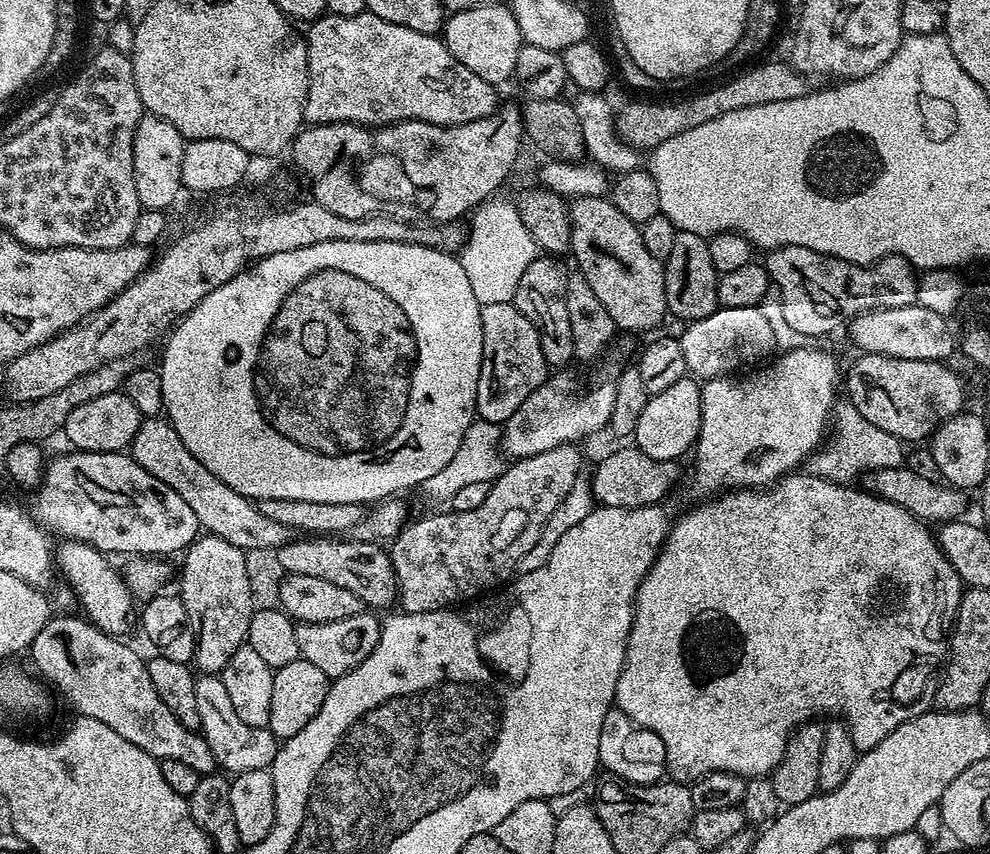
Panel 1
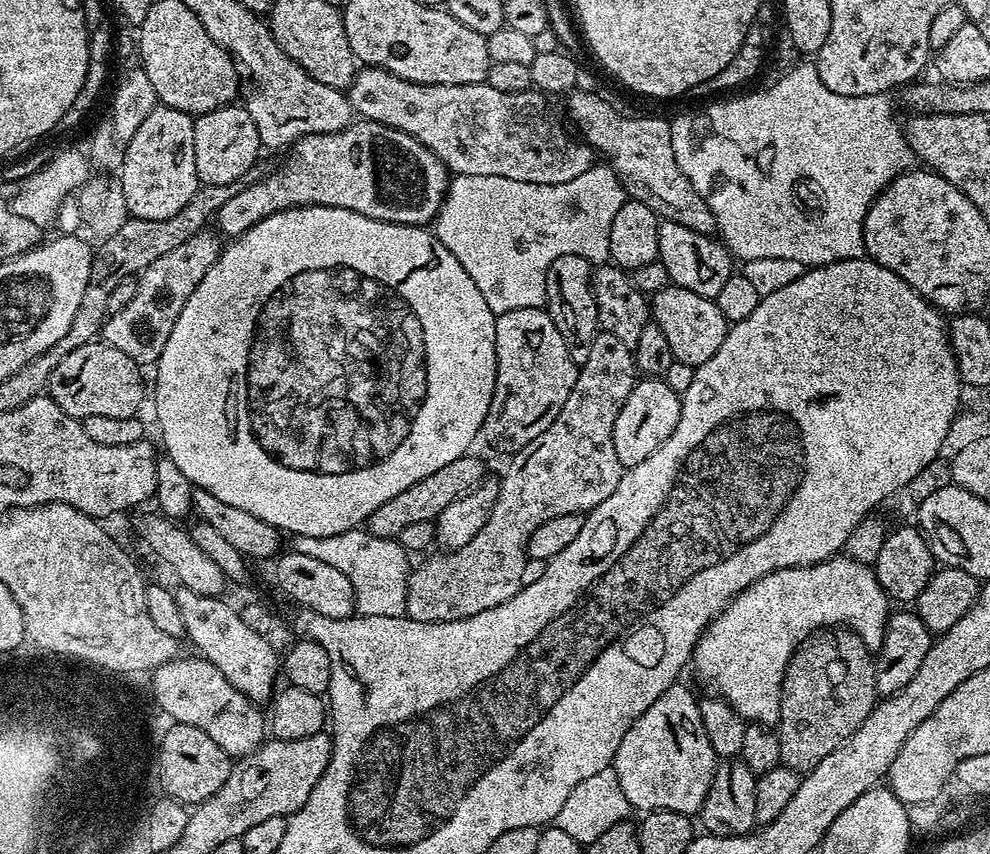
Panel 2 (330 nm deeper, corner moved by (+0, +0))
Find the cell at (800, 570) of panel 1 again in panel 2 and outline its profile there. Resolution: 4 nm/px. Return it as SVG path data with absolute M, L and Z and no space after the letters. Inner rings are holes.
M837 554L831 556L829 560L824 560L820 564L807 564L801 568L777 568L775 572L766 574L762 578L758 578L750 586L743 588L737 596L732 597L732 601L719 612L719 614L709 622L704 633L696 639L696 646L692 650L690 659L690 668L696 671L696 676L704 684L709 684L711 691L719 696L721 700L725 700L727 704L740 715L745 722L754 724L763 724L765 726L776 726L780 723L780 699L782 698L782 682L786 674L786 666L790 662L790 658L800 647L803 640L807 640L814 632L827 630L833 626L843 626L851 628L862 638L862 642L869 650L879 650L884 641L884 630L888 626L888 617L890 615L890 597L884 588L878 582L875 571L869 565L852 559L847 554Z

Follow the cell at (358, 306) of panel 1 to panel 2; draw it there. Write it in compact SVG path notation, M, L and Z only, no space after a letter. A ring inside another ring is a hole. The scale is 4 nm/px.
M314 206L314 207L313 207L313 208L288 208L288 209L287 209L287 210L285 210L285 212L276 212L276 213L275 213L275 214L273 214L273 215L272 215L272 216L267 216L267 217L266 217L266 218L265 218L265 219L264 219L264 220L260 220L260 221L258 221L258 223L257 223L257 224L255 224L255 226L254 226L254 227L253 227L253 228L248 228L248 229L246 229L246 230L245 230L245 232L244 232L244 233L243 233L243 234L241 234L241 235L240 235L240 236L238 236L238 237L235 237L235 239L233 239L233 240L232 240L232 241L231 241L231 243L229 243L229 244L232 244L232 245L230 245L230 246L229 246L229 248L228 248L228 245L227 245L227 247L225 247L225 248L224 248L224 249L223 249L223 251L221 251L221 253L220 253L220 256L219 256L219 258L218 258L218 259L217 259L217 260L216 260L216 261L215 261L215 262L214 262L214 263L213 263L213 264L212 264L212 268L211 268L211 269L210 269L210 271L209 271L209 272L208 272L208 273L207 273L207 274L206 274L206 278L202 278L202 282L198 282L198 286L197 286L197 287L196 287L196 289L195 289L195 290L194 290L194 294L190 294L190 298L189 298L189 299L188 299L188 301L187 301L187 302L186 302L186 306L182 306L182 314L178 314L178 322L174 322L174 330L170 330L170 338L166 338L166 346L165 346L165 347L164 347L164 349L163 349L163 350L162 350L162 354L161 354L161 355L160 355L160 359L159 359L159 360L157 360L157 361L156 361L156 363L155 363L155 365L154 365L154 371L156 371L156 420L157 420L157 422L158 422L158 423L160 423L160 436L161 436L161 438L162 438L162 439L164 439L164 448L165 448L165 450L163 450L163 451L164 451L164 452L165 452L165 453L166 453L166 456L167 456L167 457L168 457L168 458L170 458L170 459L172 459L172 460L173 460L173 462L174 462L174 464L175 464L175 466L178 466L178 469L179 469L179 470L182 470L182 474L184 474L184 475L185 475L185 476L186 476L186 478L187 478L187 479L188 479L188 480L189 480L189 482L190 482L190 484L191 484L191 485L193 485L193 486L195 486L195 487L198 487L198 488L201 488L201 489L202 489L202 490L206 490L206 491L207 491L207 492L209 492L209 493L210 493L210 494L214 494L214 498L218 498L218 499L219 499L219 500L221 500L221 501L222 501L222 502L226 502L226 503L228 503L228 505L229 505L229 506L238 506L238 510L246 510L246 511L247 511L247 512L249 512L249 513L250 513L250 514L254 514L254 515L255 515L255 516L257 516L257 517L258 517L258 518L262 518L262 519L263 519L263 520L265 520L265 521L266 521L266 522L270 522L270 523L271 523L271 524L273 524L273 525L274 525L274 526L275 526L275 528L278 528L278 529L281 529L281 530L283 530L283 531L284 531L284 532L285 532L285 533L288 533L288 534L291 534L291 535L292 535L292 536L298 536L298 535L304 535L304 536L328 536L328 535L336 535L336 534L342 534L342 533L343 533L343 532L344 532L344 531L350 531L350 530L352 530L352 529L359 529L359 528L360 528L360 527L361 527L361 525L363 525L363 524L364 524L364 523L365 523L365 521L367 521L367 518L368 518L368 516L369 516L369 515L370 515L370 514L374 514L374 510L378 510L378 506L382 506L382 502L390 502L390 498L394 498L394 494L402 494L402 490L406 490L406 486L414 486L414 482L422 482L422 478L426 478L426 474L434 474L434 470L442 470L442 466L446 466L446 465L447 465L447 464L448 464L448 463L450 463L450 462L454 462L454 458L458 458L458 457L459 457L459 456L462 456L462 455L465 455L465 453L467 453L467 452L468 452L468 451L469 451L469 449L471 449L471 448L468 448L468 447L470 447L470 446L471 446L471 444L472 444L472 439L474 439L474 438L475 438L475 436L477 436L477 437L479 437L479 436L480 436L480 435L481 435L481 432L482 432L482 429L483 429L483 427L484 427L484 419L485 419L485 418L486 418L486 414L487 414L487 413L488 413L488 407L489 407L489 406L490 406L490 402L491 402L491 401L492 401L492 395L493 395L493 394L494 394L494 382L495 382L495 381L496 381L496 316L495 316L495 315L494 315L494 314L493 314L493 313L492 313L492 311L491 311L491 310L490 310L490 306L486 306L486 298L482 298L482 294L478 294L478 286L474 286L474 278L470 278L470 274L466 274L466 270L462 270L462 262L458 262L458 258L454 258L454 254L450 254L450 250L446 250L446 246L442 246L442 242L441 242L441 241L440 241L440 240L437 240L437 239L436 239L436 237L435 237L435 235L433 235L433 233L432 233L432 232L431 232L431 231L429 231L429 229L428 229L428 228L427 228L427 227L424 227L424 226L413 226L413 225L410 225L410 224L387 224L387 223L386 223L386 222L382 222L382 221L381 221L381 220L375 220L375 219L374 219L374 218L366 218L366 217L365 217L365 216L363 216L363 215L362 215L362 214L358 214L358 213L357 213L357 212L351 212L351 211L350 211L350 210L346 210L346 209L345 209L345 208L327 208L327 207L326 207L326 206Z

